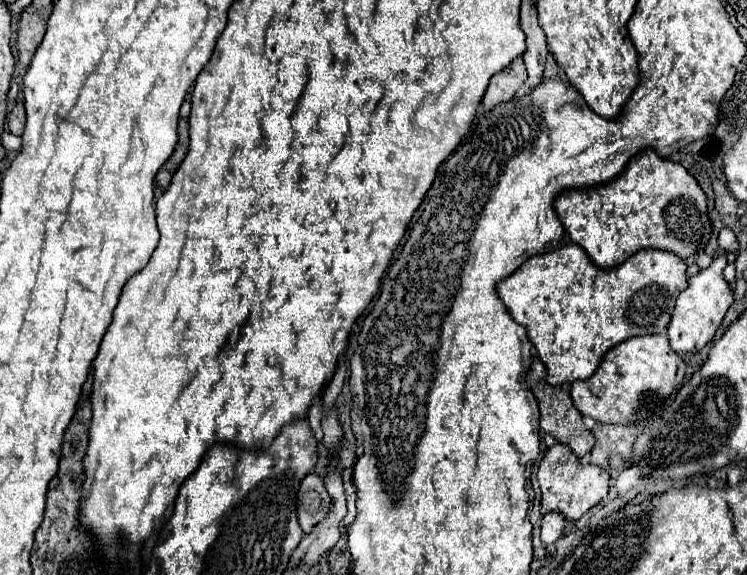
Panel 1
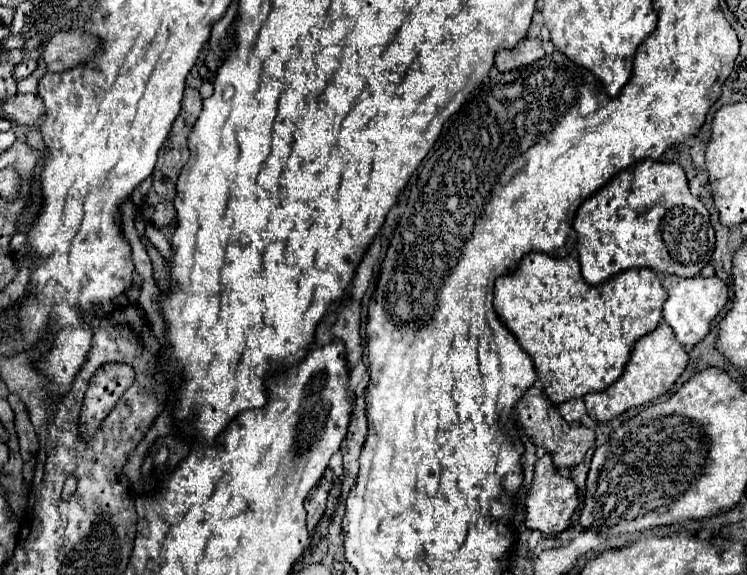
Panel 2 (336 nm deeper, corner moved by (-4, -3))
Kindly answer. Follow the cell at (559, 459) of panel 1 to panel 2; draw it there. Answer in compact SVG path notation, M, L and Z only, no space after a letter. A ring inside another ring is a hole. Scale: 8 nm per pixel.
M544 454L536 462L534 484L532 484L532 490L526 496L526 526L530 530L540 530L548 538L556 536L562 530L570 528L572 514L578 510L578 506L580 506L580 498L578 498L576 484L572 482L572 478L566 478L558 472L550 454Z

